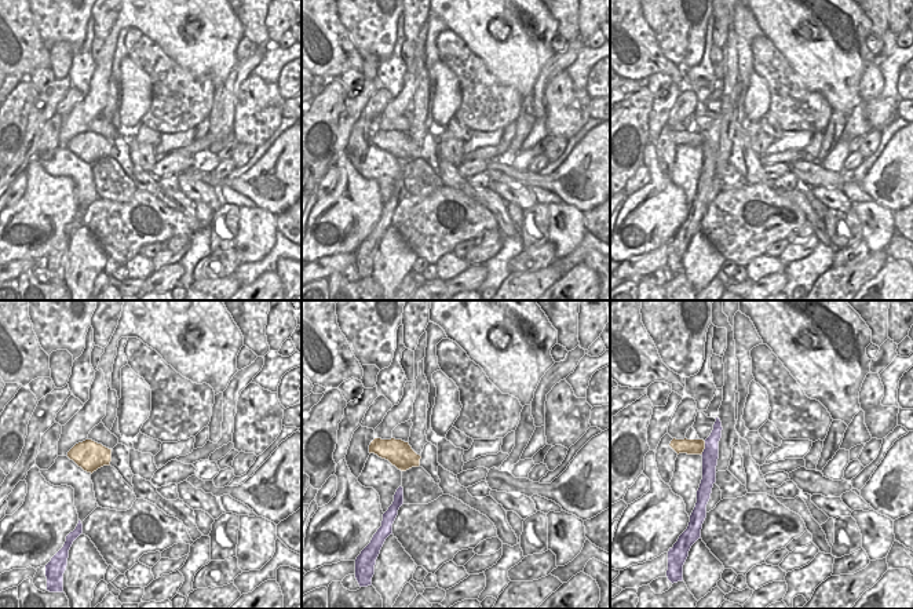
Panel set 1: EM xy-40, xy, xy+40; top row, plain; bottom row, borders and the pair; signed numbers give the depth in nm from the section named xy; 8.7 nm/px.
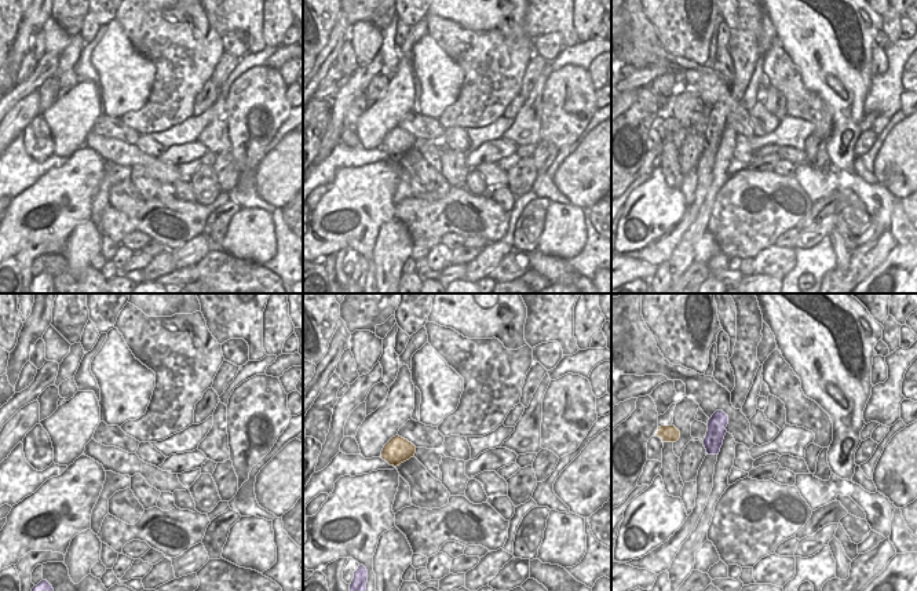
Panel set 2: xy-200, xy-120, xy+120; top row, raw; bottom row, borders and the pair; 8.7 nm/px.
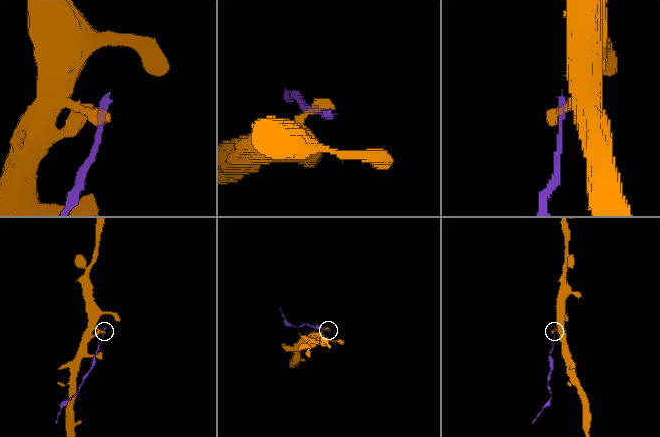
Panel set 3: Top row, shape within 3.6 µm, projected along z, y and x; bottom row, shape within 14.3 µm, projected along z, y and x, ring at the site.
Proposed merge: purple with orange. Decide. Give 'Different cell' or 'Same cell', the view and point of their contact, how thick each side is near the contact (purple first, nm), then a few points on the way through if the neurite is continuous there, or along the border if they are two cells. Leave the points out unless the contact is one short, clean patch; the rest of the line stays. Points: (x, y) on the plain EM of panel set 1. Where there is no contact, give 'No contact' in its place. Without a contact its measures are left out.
Different cell. Touches purple at xy+40 (705, 139). Thickness 140 nm (purple) against 140 nm. Boundary: xy+40 (705, 132), (701, 146).

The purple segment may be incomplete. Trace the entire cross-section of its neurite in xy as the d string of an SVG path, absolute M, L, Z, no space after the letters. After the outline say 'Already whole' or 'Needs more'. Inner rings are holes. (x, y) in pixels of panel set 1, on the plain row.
M399 178L394 186L394 193L383 205L381 218L373 226L370 234L361 242L355 251L355 270L359 278L372 277L376 251L386 230L392 226L392 215L398 207L399 198L403 196L403 179Z. Already whole.

